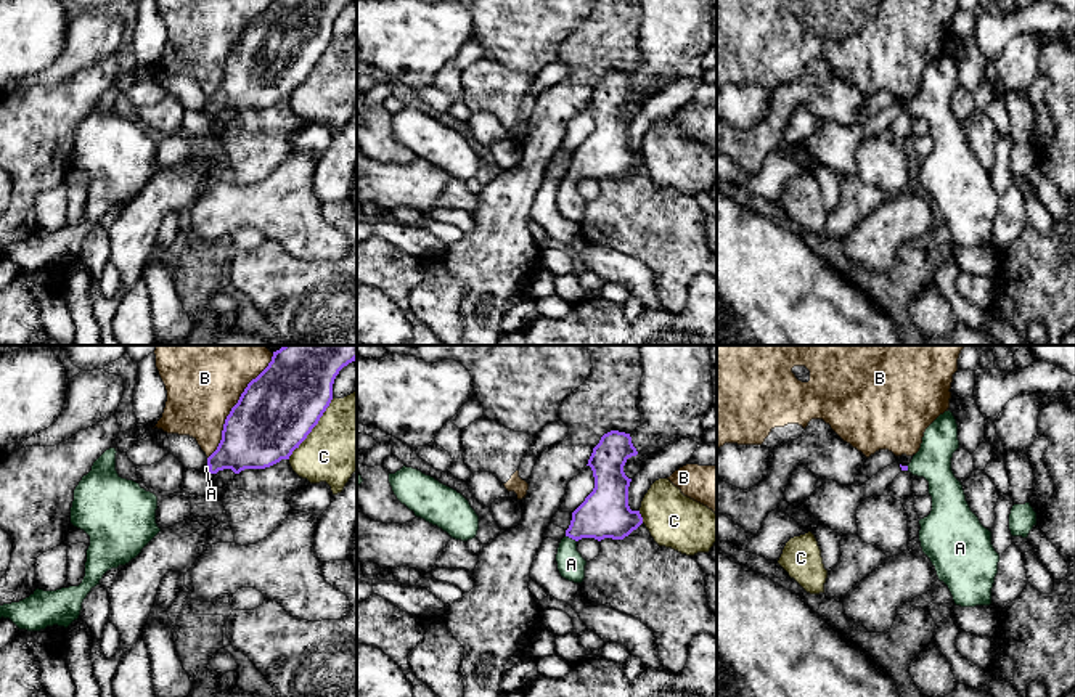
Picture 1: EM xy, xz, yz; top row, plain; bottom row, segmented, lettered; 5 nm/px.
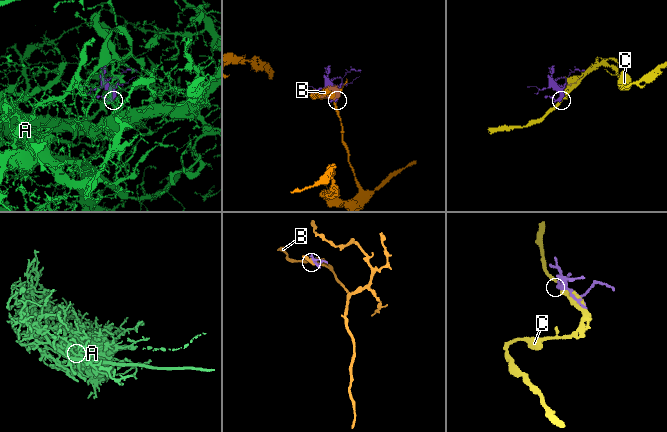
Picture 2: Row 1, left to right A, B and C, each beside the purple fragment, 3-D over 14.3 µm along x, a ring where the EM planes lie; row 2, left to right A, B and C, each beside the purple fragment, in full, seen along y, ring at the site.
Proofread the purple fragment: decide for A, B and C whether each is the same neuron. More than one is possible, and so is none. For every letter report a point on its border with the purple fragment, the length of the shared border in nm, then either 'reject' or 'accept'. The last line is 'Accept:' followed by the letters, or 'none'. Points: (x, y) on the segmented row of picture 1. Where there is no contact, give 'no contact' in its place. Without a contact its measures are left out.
A: xz (571, 537) | 70 nm | accept
B: xy (233, 407) | 600 nm | reject
C: xy (312, 427) | 380 nm | reject
Accept: A

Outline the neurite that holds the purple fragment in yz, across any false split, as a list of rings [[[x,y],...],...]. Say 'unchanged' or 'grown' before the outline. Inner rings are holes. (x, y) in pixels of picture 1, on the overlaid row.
grown; [[[948,410],[926,429],[911,463],[900,467],[929,482],[932,511],[919,520],[919,541],[938,580],[948,586],[956,605],[990,605],[999,554],[991,544],[991,532],[971,511],[951,471],[958,448],[958,424]]]

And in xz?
grown; [[[611,430],[593,448],[588,464],[593,471],[595,488],[572,512],[572,520],[561,540],[556,562],[562,578],[582,583],[587,560],[577,551],[582,538],[623,540],[643,524],[640,511],[628,506],[632,479],[623,472],[628,458],[638,451],[630,434]]]

